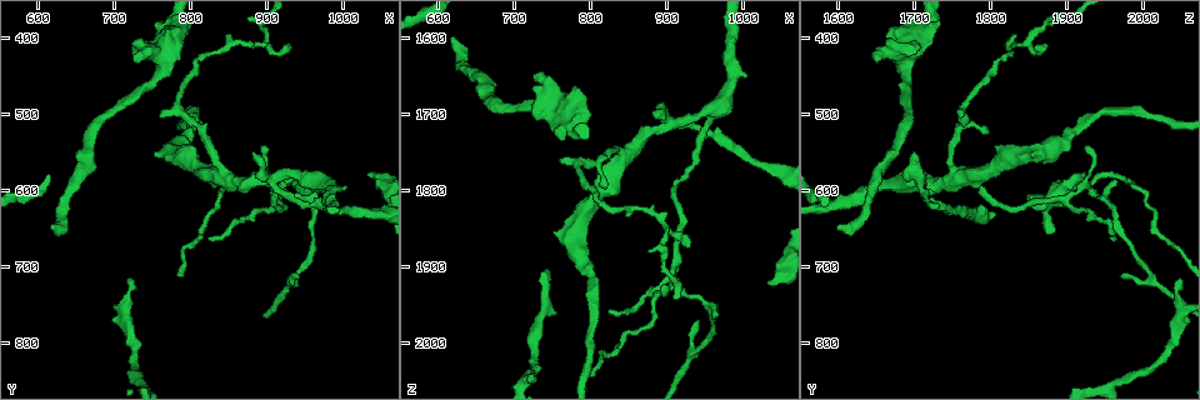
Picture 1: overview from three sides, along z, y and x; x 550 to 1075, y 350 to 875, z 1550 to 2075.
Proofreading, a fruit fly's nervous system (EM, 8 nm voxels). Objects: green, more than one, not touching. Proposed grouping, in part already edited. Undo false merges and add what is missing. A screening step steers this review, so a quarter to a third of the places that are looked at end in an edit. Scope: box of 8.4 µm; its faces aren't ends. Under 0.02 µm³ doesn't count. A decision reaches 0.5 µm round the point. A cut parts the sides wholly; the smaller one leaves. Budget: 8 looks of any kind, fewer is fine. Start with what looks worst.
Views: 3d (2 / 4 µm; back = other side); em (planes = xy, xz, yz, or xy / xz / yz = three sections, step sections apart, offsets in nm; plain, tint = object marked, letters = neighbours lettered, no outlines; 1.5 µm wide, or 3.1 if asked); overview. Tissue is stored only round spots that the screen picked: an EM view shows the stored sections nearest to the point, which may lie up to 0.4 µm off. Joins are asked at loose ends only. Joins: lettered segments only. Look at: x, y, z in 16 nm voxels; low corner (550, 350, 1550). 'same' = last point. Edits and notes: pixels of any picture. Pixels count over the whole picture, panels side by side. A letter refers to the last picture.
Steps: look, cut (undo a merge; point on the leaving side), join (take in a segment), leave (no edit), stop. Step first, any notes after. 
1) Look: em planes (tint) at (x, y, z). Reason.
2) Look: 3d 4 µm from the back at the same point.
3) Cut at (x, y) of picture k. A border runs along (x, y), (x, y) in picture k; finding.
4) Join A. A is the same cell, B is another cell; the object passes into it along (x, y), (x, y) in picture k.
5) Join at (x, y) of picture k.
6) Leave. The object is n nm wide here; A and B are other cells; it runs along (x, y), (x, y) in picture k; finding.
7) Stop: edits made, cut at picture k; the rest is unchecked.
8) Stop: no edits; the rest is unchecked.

Look: 3d 2 µm at (615, 650, 1600). Free end.

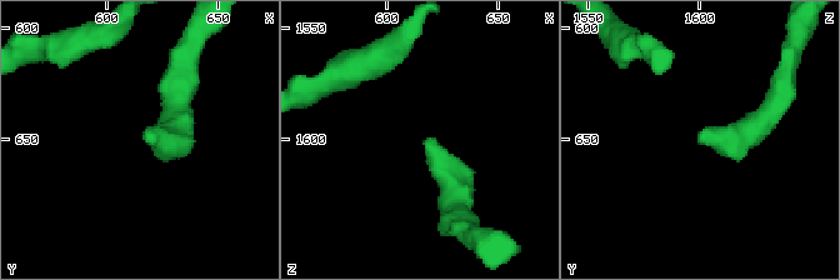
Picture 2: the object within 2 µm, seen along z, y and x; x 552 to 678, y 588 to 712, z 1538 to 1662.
Look: em planes (letters) at (616, 649, 1600).

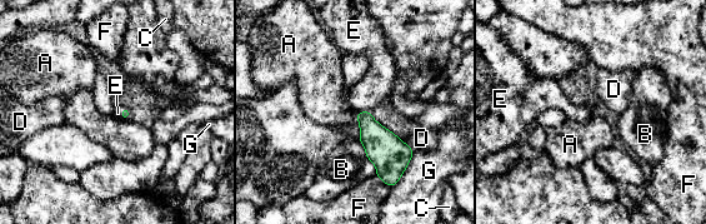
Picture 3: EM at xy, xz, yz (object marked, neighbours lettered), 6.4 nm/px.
Join E. The longest contact is with G, 280 nm; E is the same cell, A, B, C, D, F and G are other cells; the neuron continues.

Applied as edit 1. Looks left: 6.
Look: overview. See it whole again.

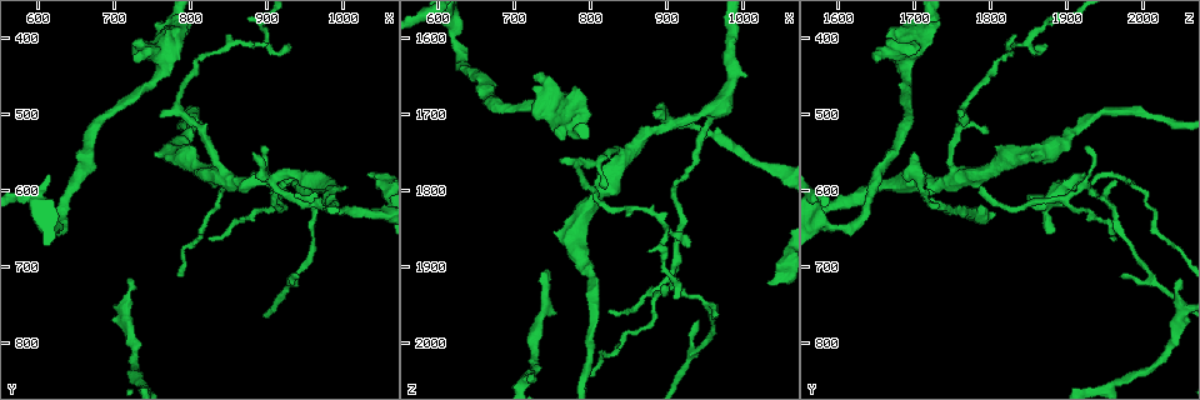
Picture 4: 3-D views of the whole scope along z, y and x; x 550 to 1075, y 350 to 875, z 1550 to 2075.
Look: 3d 2 µm at (905, 580, 1715). Two arms at a narrow angle.

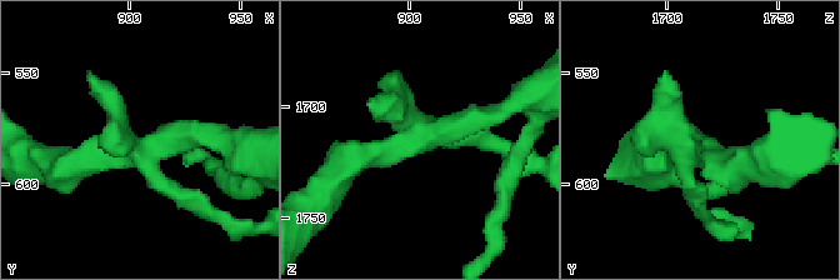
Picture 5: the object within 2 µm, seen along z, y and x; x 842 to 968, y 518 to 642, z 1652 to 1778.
Look: em planes (letters) at (905, 585, 1714).

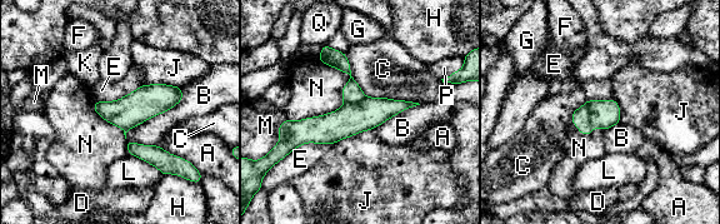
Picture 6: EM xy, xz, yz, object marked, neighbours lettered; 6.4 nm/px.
Cut at (580, 118) of picture 6. The longest contact is with C, 600 nm; A, B, C, D, E, F, G, H, J, K, L, M, N, P and Q are other cells; the part that leaves runs along (325, 50), (349, 73), (351, 88), (360, 96) in picture 6; two neurons meet here.

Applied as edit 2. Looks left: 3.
Stop: edits made, join at picture 3, cut at picture 6; the rest is unchecked.

